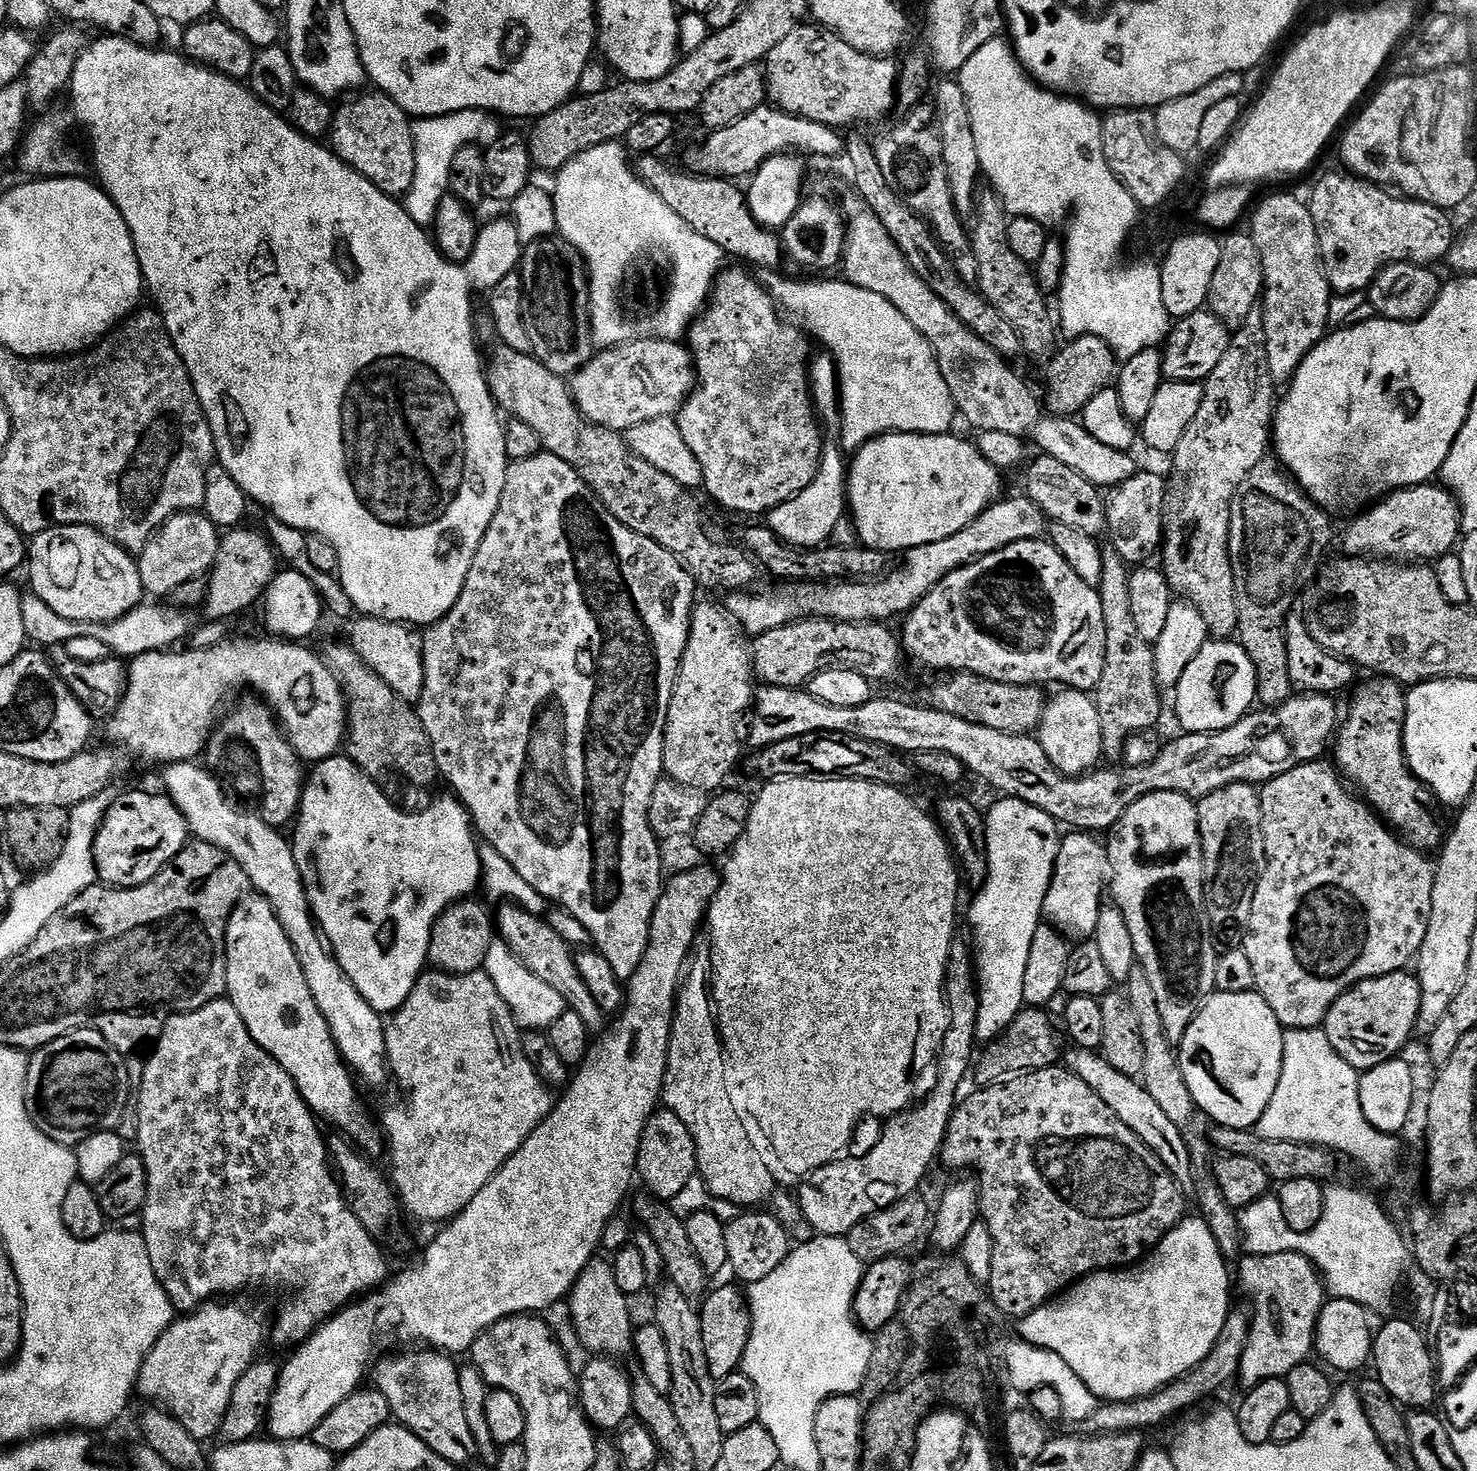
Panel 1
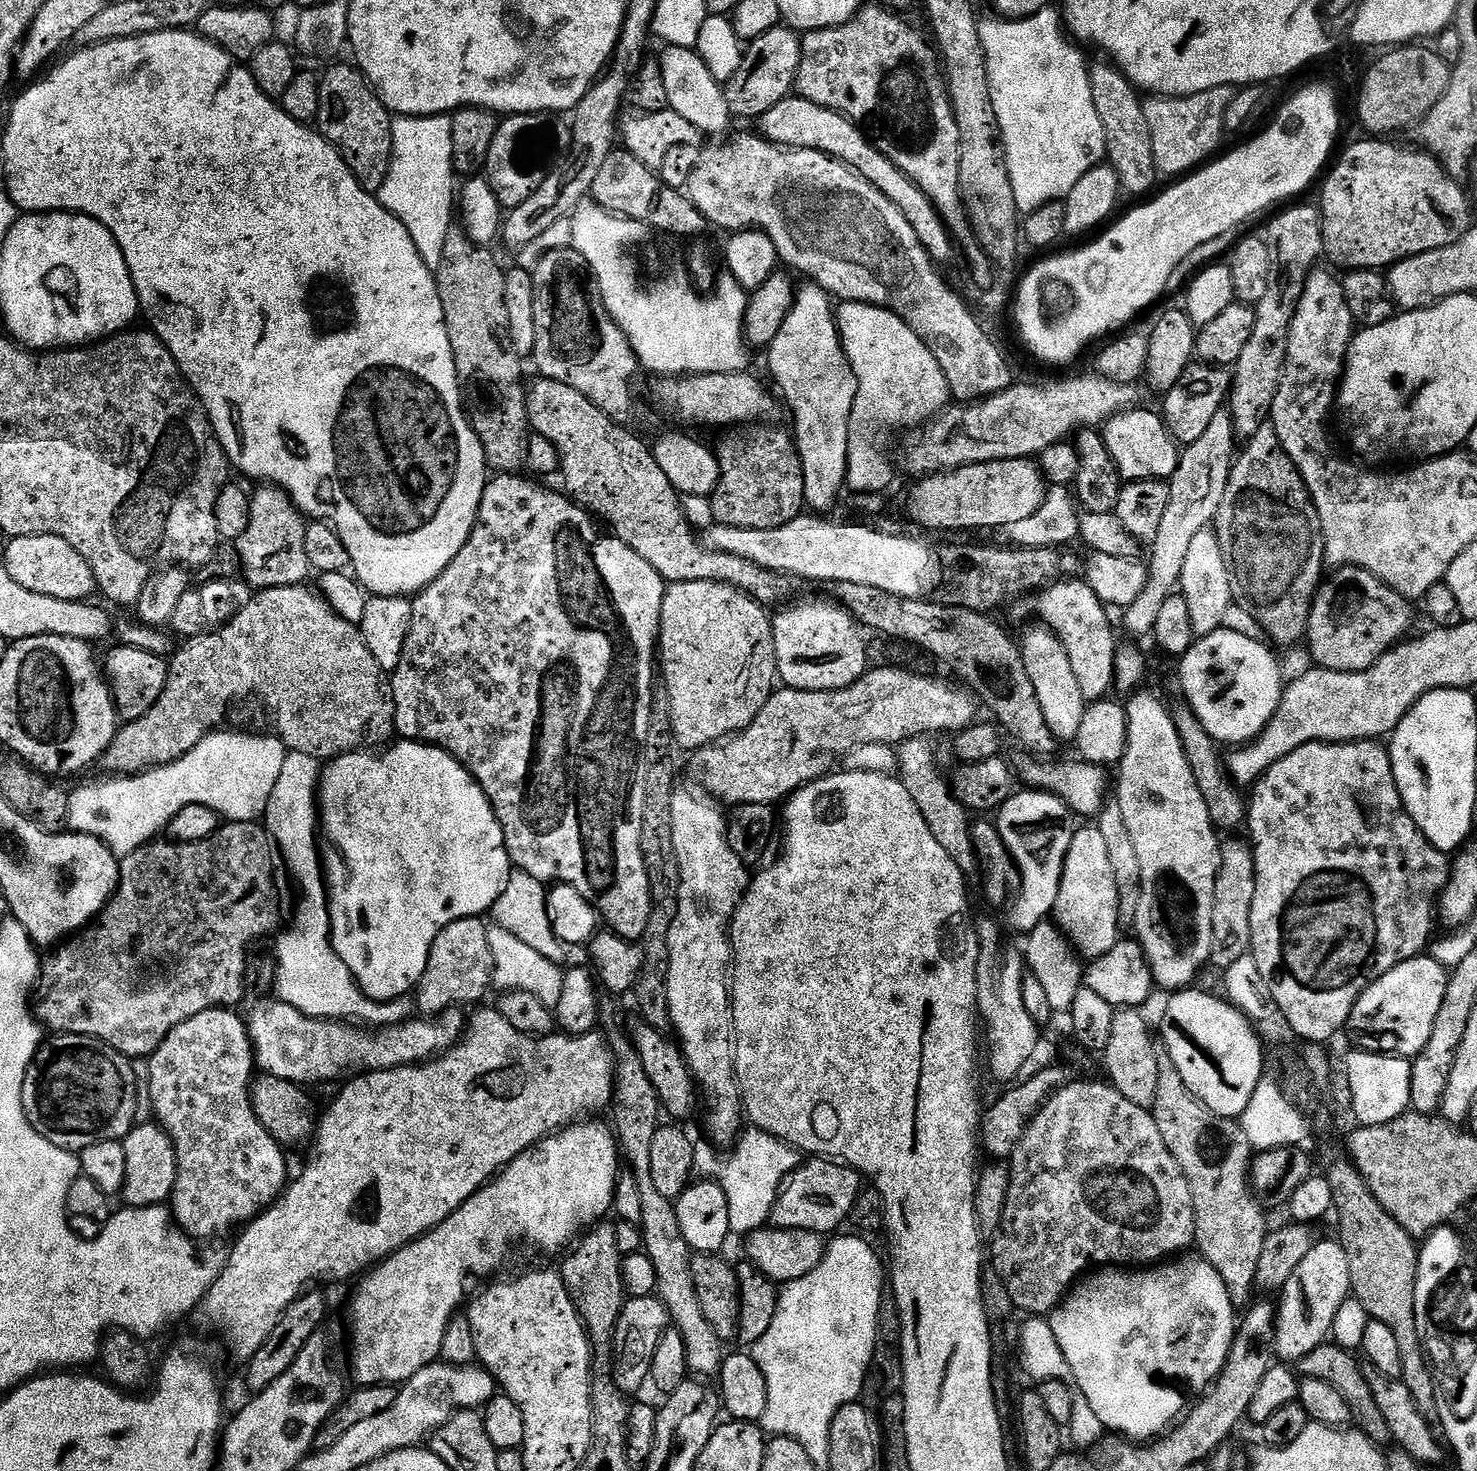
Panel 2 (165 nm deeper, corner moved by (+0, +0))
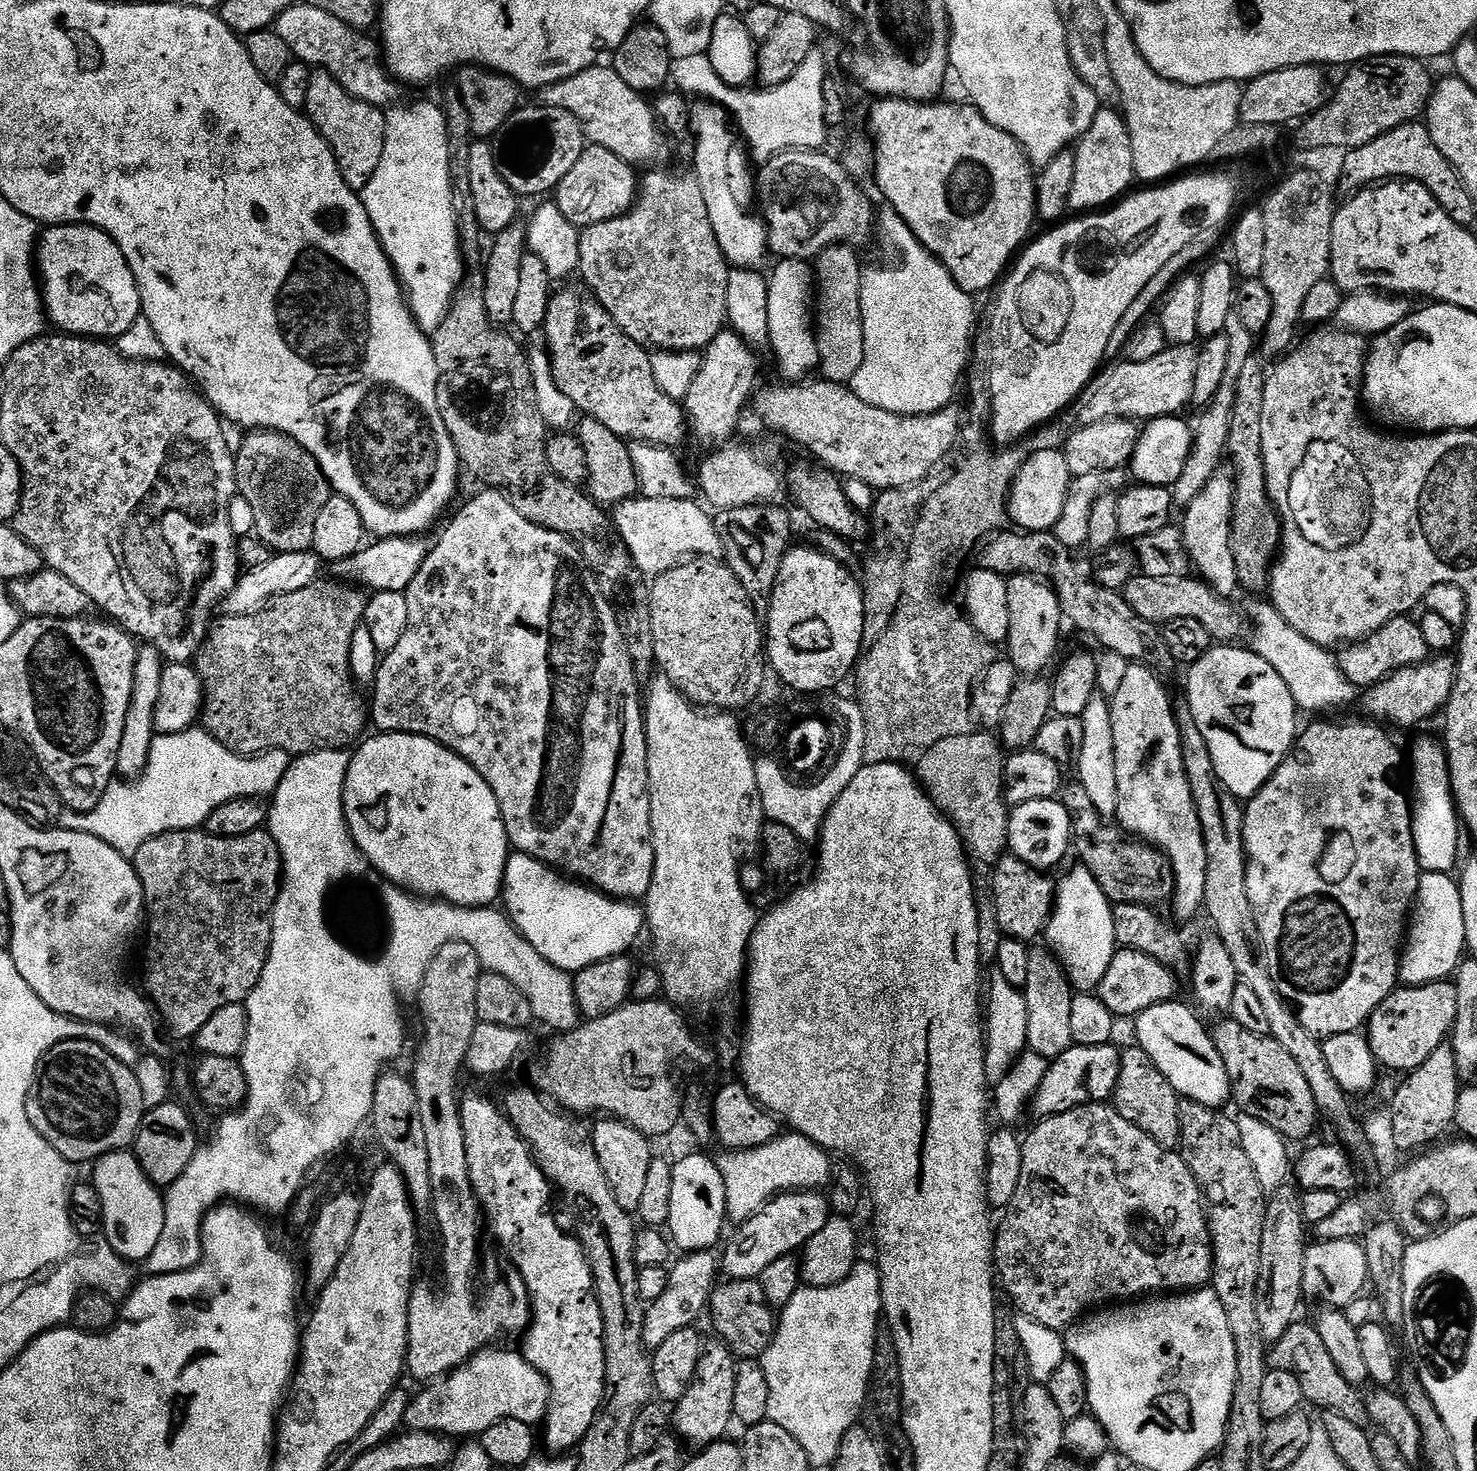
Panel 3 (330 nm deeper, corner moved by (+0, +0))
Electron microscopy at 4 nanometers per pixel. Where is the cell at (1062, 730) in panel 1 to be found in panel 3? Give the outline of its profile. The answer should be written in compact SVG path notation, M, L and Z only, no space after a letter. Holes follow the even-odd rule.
M1021 574L1008 580L1008 605L1010 606L1010 626L1006 641L1007 659L1012 661L1017 673L1028 678L1036 678L1052 660L1056 647L1060 644L1060 624L1062 613L1056 597L1056 589L1043 576Z

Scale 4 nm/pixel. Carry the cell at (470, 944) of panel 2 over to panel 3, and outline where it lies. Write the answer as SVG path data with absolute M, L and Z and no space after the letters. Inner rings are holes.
M450 942L446 946L442 946L442 950L438 950L434 962L430 962L430 966L426 970L424 981L418 986L418 992L420 992L420 1016L424 1019L424 1037L420 1040L420 1049L416 1052L416 1069L410 1072L410 1079L414 1090L418 1094L418 1114L422 1114L422 1127L424 1133L426 1133L426 1150L430 1153L430 1186L432 1187L432 1210L430 1216L431 1219L436 1219L436 1232L440 1235L440 1268L444 1271L444 1285L441 1286L440 1292L436 1288L431 1288L428 1284L417 1283L412 1289L410 1306L408 1307L408 1358L406 1361L406 1372L409 1377L412 1375L416 1380L424 1380L420 1382L435 1382L447 1376L455 1368L462 1367L476 1353L482 1352L485 1348L500 1342L496 1340L502 1339L503 1336L508 1336L511 1332L517 1332L517 1334L523 1333L532 1319L532 1302L528 1295L528 1287L519 1272L515 1270L509 1271L509 1276L505 1278L505 1288L500 1292L500 1300L488 1300L485 1304L476 1304L476 1275L480 1272L482 1209L476 1197L474 1186L470 1182L470 1162L466 1162L466 1134L462 1130L460 1100L458 1099L458 1092L456 1096L456 1083L460 1080L460 1068L462 1072L462 1069L465 1067L464 1059L470 1050L470 1038L474 1038L474 1030L478 1023L474 1001L476 995L478 995L478 978L480 977L481 971L480 959L473 948L466 946L466 942Z

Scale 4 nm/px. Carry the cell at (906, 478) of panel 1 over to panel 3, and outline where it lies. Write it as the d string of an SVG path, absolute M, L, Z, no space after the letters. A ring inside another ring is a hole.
M1042 450L1029 458L1018 470L1008 492L1008 520L1017 529L1025 532L1047 532L1055 529L1058 518L1062 518L1062 510L1066 506L1068 488L1073 476L1066 466L1063 451Z

